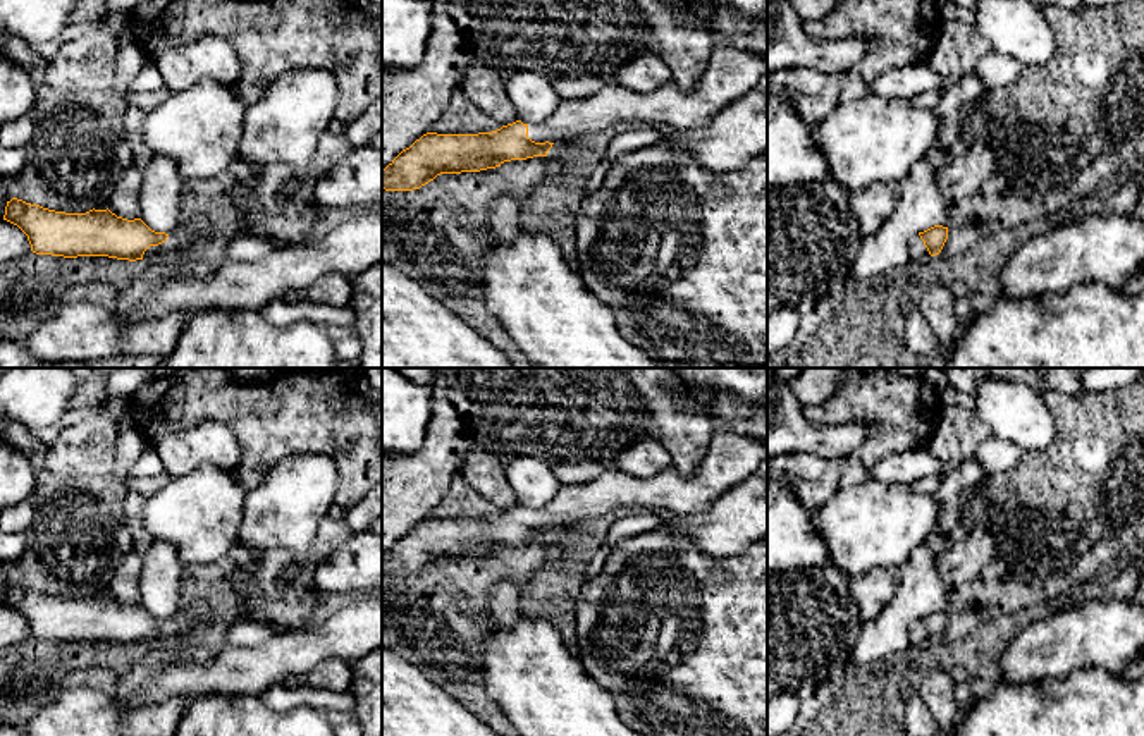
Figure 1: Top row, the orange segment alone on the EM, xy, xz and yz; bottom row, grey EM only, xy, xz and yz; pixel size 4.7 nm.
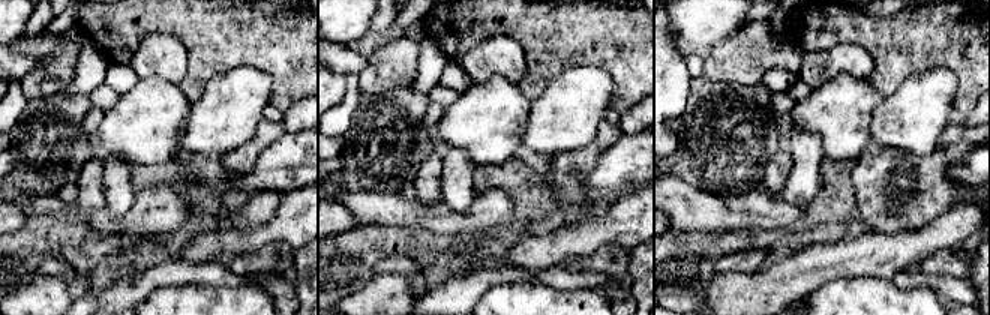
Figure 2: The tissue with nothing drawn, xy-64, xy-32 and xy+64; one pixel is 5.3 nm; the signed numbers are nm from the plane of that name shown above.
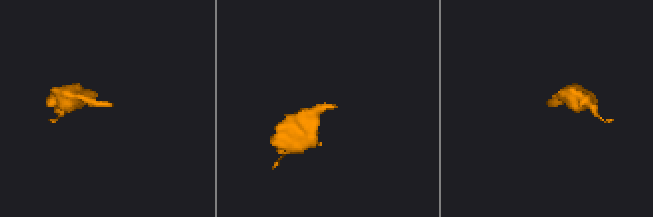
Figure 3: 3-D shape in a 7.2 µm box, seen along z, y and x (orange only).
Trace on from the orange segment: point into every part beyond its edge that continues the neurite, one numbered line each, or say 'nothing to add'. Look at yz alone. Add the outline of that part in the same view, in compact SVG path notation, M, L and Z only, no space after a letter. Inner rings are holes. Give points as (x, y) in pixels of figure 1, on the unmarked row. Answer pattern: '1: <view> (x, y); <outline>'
1: yz (917, 637); M919 619L912 621L908 626L908 641L912 643L913 648L922 648L931 643Z

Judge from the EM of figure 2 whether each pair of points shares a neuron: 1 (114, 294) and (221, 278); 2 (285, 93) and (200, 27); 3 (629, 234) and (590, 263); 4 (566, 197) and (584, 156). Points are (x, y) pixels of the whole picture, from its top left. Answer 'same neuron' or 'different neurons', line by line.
1: same neuron
2: same neuron
3: different neurons
4: same neuron

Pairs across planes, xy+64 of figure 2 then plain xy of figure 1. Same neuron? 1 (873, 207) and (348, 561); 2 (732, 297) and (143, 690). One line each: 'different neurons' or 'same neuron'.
1: different neurons
2: same neuron

